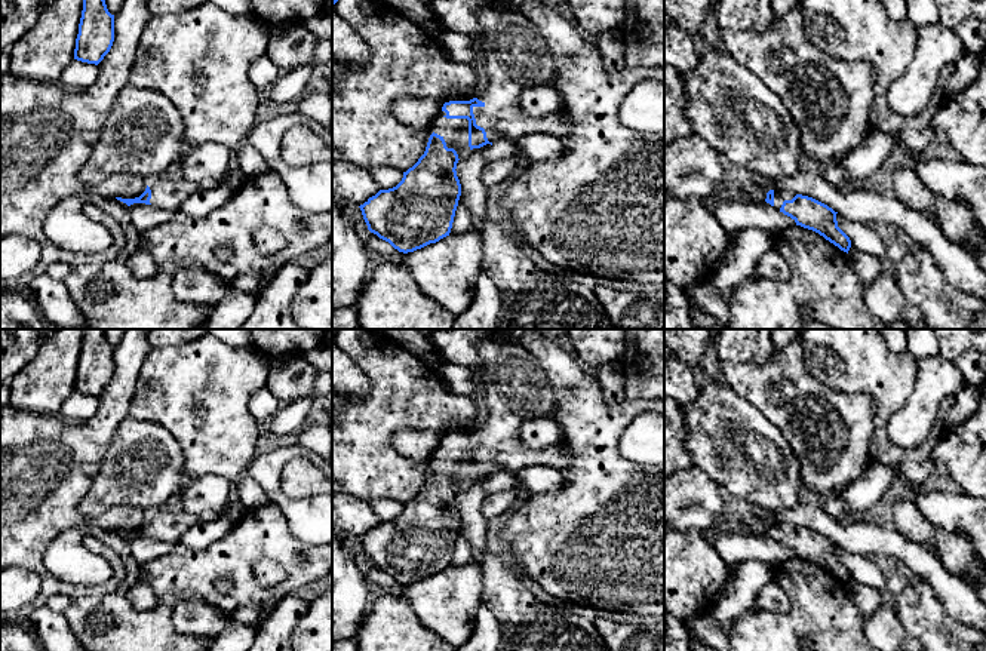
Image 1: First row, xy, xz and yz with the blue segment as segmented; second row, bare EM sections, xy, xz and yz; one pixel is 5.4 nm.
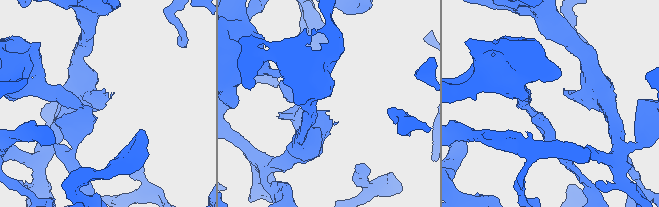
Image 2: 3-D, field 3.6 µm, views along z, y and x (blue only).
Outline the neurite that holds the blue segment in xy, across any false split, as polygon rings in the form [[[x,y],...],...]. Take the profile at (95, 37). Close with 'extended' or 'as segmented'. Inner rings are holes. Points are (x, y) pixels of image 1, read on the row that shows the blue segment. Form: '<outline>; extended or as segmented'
[[[83,0],[74,59],[98,65],[114,42],[114,15],[105,0]]]; as segmented

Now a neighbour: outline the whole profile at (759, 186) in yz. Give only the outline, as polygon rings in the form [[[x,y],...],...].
[[[752,174],[752,182],[750,182],[750,196],[752,197],[765,197],[770,190],[783,188],[786,185],[786,179],[767,179],[761,175]]]

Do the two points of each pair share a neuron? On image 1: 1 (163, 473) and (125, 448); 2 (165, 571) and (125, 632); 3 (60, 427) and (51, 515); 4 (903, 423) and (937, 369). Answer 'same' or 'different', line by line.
1: same
2: different
3: same
4: same

